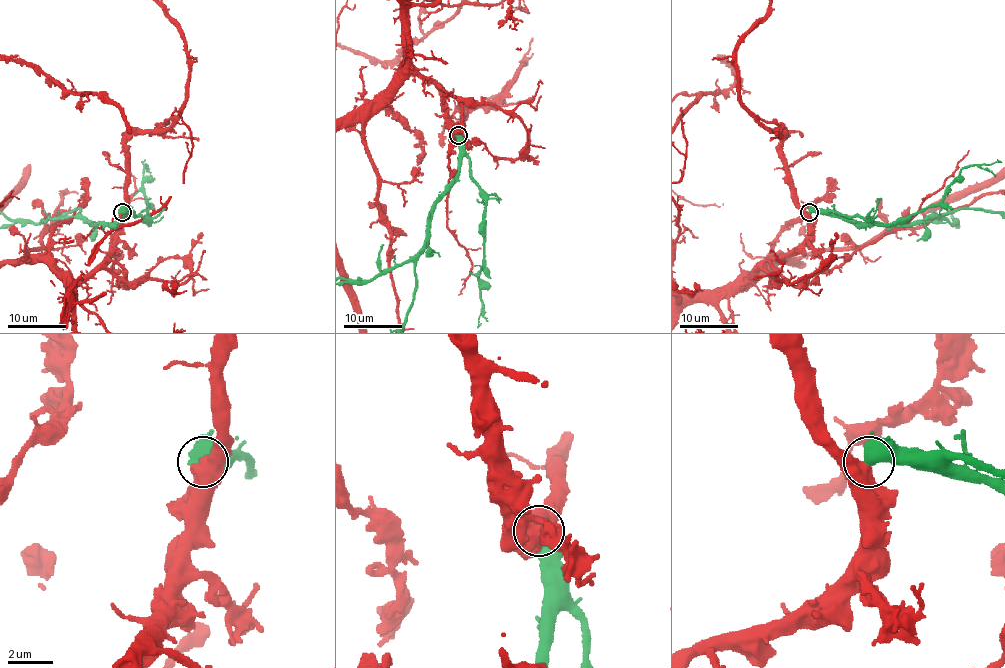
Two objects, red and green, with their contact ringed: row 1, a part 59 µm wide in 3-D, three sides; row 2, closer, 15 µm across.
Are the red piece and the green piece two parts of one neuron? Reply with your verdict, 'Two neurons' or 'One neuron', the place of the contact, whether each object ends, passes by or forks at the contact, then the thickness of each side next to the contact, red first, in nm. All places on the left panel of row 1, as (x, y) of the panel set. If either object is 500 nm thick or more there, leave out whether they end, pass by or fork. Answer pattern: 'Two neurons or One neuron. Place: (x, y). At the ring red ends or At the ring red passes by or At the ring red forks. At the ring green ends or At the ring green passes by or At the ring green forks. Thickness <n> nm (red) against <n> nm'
Two neurons. Place: (122, 212). Thickness 800 nm (red) against 750 nm

